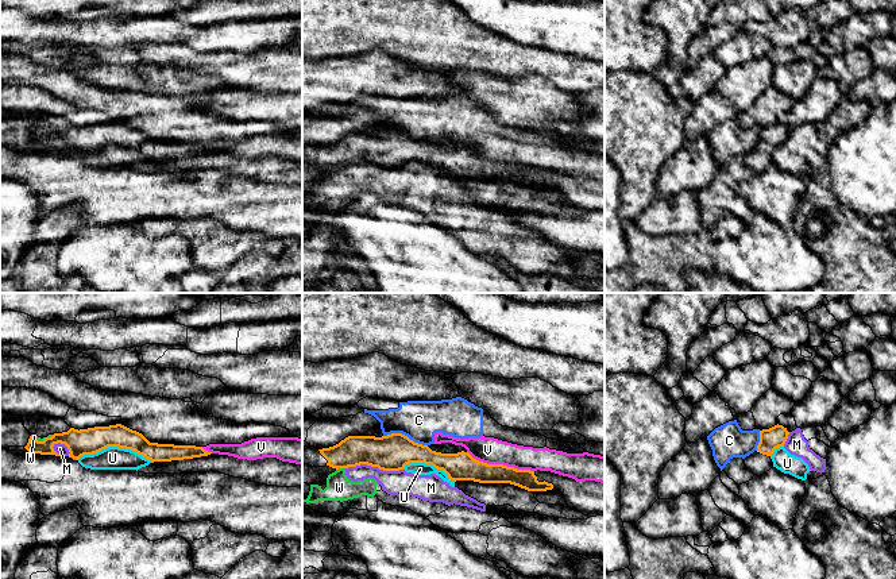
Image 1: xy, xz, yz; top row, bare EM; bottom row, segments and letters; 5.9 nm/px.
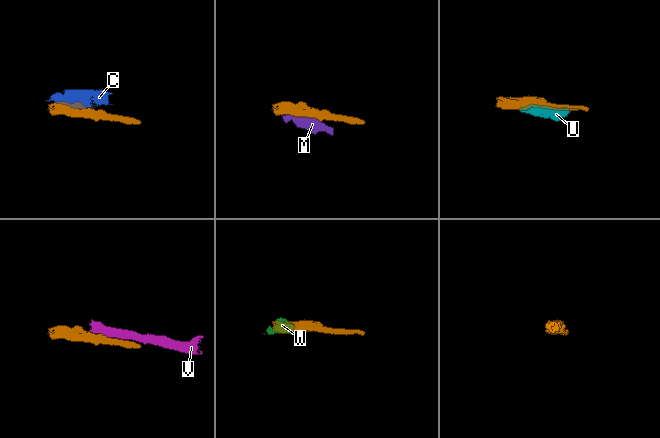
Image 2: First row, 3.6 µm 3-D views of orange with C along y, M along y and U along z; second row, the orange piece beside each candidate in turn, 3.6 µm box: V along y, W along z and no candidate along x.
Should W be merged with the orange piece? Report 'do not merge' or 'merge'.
do not merge

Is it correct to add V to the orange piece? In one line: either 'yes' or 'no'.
no

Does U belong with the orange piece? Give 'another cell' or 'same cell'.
another cell

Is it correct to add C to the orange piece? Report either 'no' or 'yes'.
no

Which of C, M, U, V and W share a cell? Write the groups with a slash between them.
C V / M U W

